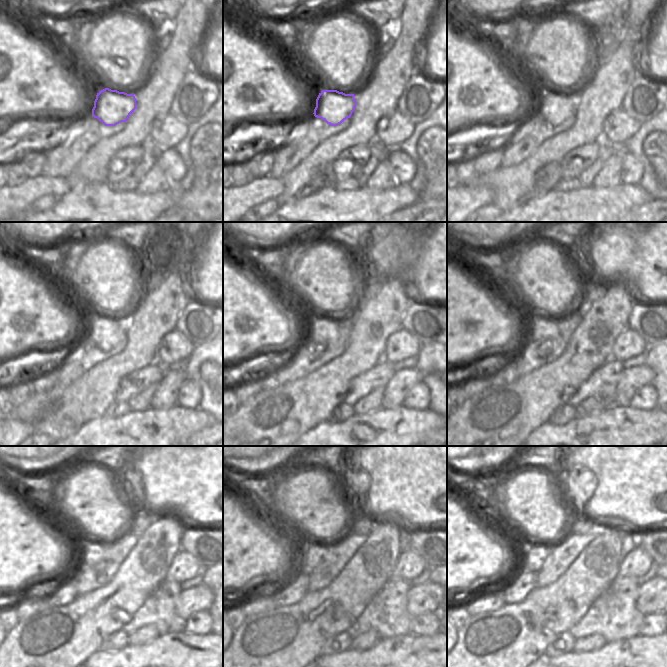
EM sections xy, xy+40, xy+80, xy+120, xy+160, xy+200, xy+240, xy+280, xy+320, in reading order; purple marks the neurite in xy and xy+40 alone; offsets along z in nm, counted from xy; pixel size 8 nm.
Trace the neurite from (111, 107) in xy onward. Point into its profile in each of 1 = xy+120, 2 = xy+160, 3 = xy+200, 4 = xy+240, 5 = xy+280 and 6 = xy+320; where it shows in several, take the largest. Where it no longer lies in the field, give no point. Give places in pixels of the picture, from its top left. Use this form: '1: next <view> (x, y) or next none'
1: next xy+120 (107, 331)
2: next xy+160 (320, 328)
3: next xy+200 (541, 327)
4: next xy+240 (91, 552)
5: next xy+280 (311, 554)
6: next xy+320 (534, 556)

